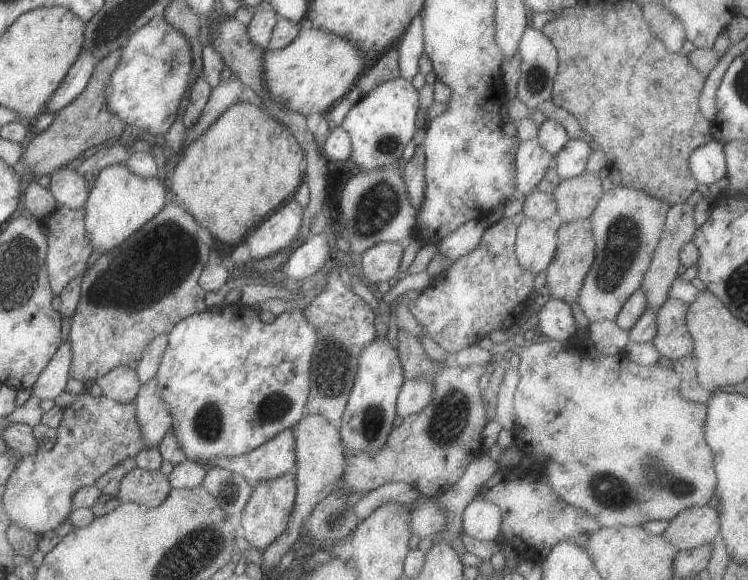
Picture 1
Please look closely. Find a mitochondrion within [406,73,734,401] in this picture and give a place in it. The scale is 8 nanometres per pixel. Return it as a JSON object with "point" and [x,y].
{"point":[623,234]}

